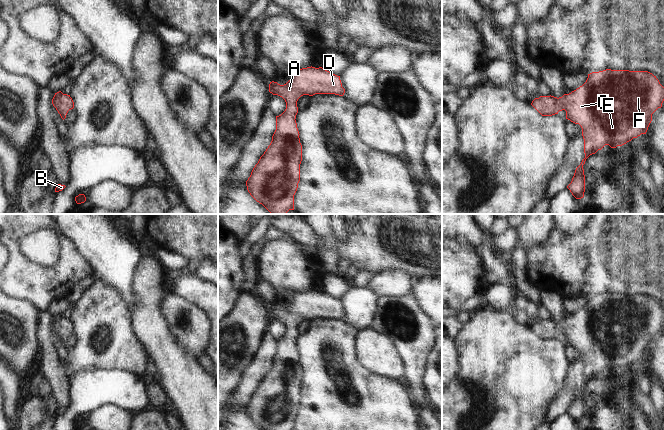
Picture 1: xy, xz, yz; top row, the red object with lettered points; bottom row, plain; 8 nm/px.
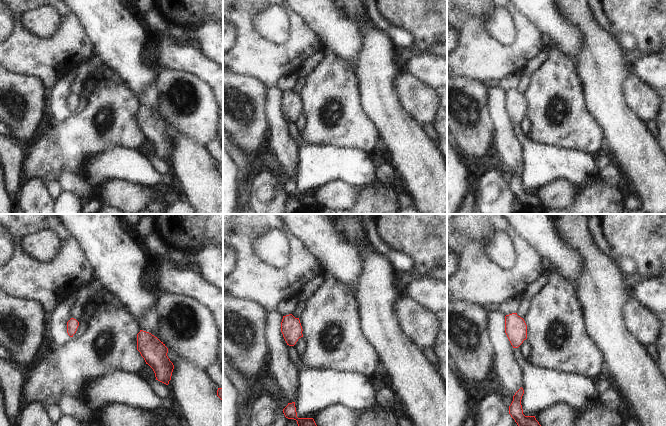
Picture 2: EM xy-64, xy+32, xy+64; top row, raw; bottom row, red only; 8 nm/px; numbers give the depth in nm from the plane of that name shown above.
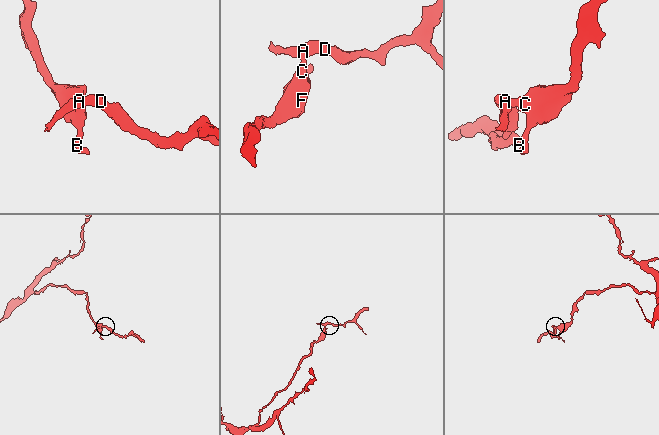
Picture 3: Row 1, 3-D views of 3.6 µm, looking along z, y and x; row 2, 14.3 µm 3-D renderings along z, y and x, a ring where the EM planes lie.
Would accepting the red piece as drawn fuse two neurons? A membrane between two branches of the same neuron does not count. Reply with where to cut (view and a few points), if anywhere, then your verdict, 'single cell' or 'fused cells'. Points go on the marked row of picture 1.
cut none; single cell

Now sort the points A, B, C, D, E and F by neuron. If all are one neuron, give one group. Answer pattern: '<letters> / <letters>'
A B C D E F

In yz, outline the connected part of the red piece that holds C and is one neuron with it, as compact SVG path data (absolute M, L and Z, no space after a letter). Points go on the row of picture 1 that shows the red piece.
M606 69L588 74L586 82L562 97L540 96L531 105L542 115L552 116L566 111L566 119L582 128L585 158L576 168L571 183L567 186L576 199L584 197L585 175L583 165L586 159L605 145L611 148L622 146L641 134L646 134L652 121L652 114L662 107L664 87L648 71Z

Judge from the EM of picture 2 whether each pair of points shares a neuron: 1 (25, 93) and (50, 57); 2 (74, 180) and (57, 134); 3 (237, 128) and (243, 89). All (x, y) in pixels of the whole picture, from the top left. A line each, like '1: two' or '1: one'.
1: two
2: two
3: one

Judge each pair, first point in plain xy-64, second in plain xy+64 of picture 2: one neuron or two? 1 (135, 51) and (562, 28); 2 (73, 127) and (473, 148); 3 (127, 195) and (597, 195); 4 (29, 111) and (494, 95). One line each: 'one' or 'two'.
1: one
2: two
3: two
4: two

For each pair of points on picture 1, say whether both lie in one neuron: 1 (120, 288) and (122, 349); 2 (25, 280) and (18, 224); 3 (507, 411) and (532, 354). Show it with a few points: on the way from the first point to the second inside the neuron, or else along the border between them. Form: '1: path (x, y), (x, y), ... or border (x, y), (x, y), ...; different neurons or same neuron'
1: border (102, 281), (109, 285), (130, 307); different neurons
2: path (17, 266), (13, 250), (13, 238); same neuron
3: path (522, 398), (532, 388), (532, 369); same neuron

